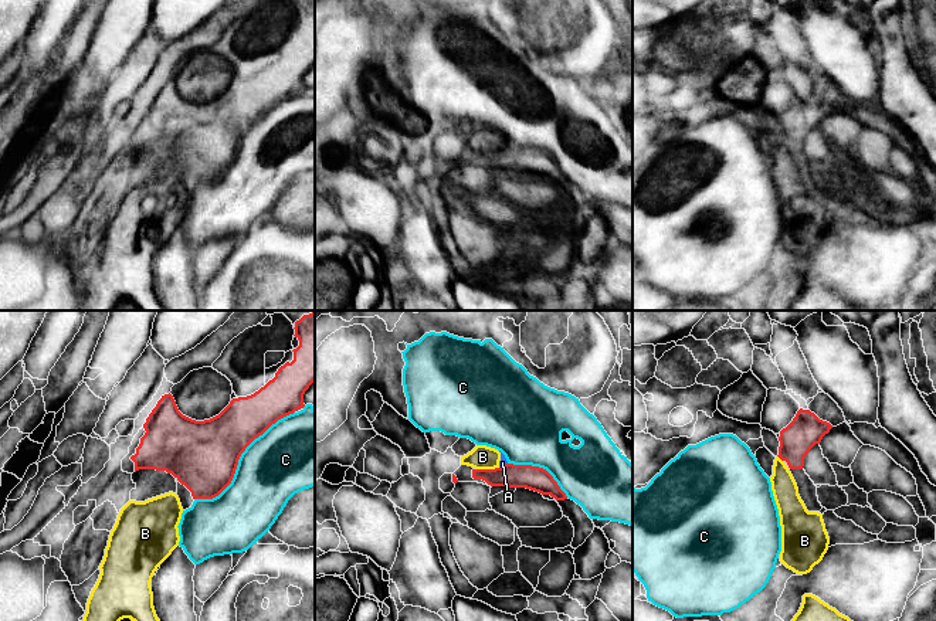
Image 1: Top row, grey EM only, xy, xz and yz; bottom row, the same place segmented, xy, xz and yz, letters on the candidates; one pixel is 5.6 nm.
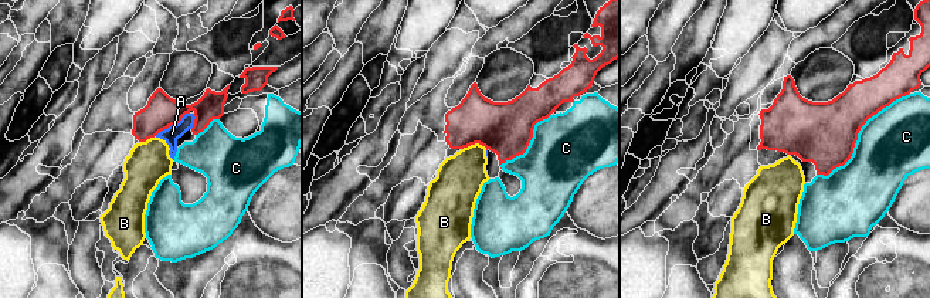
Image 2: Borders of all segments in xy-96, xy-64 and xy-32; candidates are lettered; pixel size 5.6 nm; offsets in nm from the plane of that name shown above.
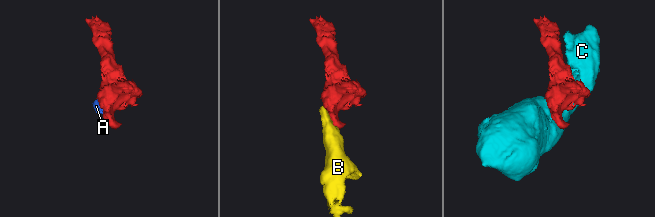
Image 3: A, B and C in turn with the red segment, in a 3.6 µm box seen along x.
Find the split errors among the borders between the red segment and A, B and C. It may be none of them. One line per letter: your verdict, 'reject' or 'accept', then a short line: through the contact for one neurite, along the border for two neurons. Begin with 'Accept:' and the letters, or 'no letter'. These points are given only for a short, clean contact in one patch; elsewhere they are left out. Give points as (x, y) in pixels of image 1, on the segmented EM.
Accept: no letter
A: reject | xz (506, 462), (504, 467)
B: reject | xz (498, 467), (475, 470)
C: reject

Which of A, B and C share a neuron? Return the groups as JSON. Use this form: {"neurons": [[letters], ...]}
{"neurons": [["A", "B"], ["C"]]}

